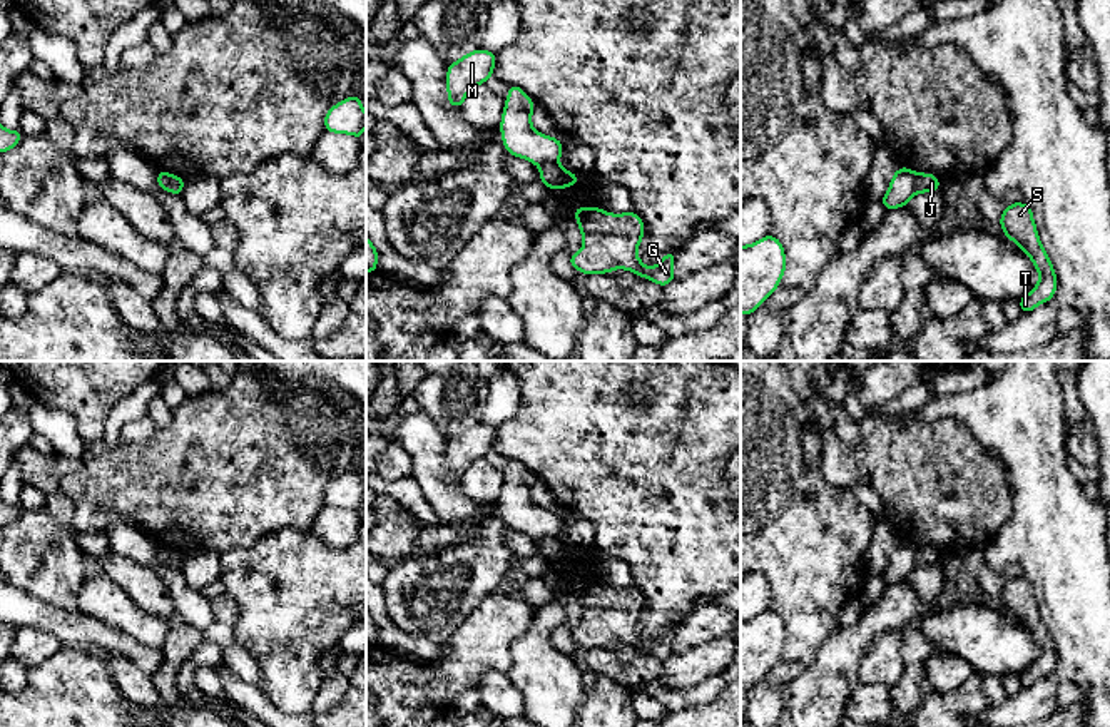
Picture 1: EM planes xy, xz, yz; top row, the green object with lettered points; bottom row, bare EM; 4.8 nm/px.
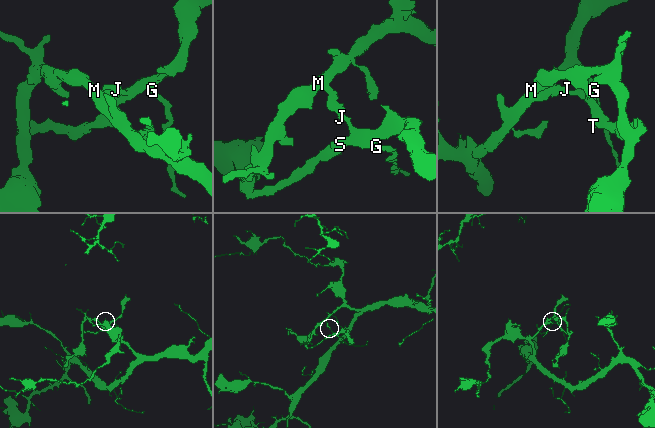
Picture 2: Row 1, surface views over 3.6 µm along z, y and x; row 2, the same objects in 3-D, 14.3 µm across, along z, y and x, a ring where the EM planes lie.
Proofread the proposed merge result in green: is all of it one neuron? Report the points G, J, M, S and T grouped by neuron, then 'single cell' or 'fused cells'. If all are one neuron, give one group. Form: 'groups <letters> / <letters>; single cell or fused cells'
groups G J S T / M; fused cells

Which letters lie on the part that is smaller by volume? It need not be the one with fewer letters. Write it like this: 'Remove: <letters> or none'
Remove: G, J, S, T

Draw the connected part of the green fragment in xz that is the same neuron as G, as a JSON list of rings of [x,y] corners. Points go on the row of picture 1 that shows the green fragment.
[[[577,207],[573,212],[583,236],[583,246],[577,254],[568,256],[568,261],[578,272],[610,274],[620,267],[662,287],[675,279],[675,252],[667,252],[654,267],[644,266],[639,259],[637,249],[645,227],[634,211],[610,214],[598,207]]]

